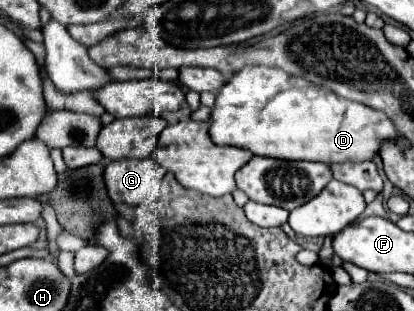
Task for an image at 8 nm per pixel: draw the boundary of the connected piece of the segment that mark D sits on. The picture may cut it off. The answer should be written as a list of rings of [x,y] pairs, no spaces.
[[[243,66],[237,74],[233,74],[225,86],[221,86],[221,90],[217,90],[217,98],[215,98],[215,108],[210,114],[210,119],[205,121],[209,124],[209,136],[215,144],[229,144],[229,146],[239,146],[245,150],[251,150],[257,156],[269,156],[269,158],[281,158],[281,160],[309,160],[309,162],[363,162],[363,160],[373,160],[373,156],[379,152],[379,140],[381,138],[389,138],[395,134],[393,122],[379,110],[373,110],[365,104],[353,102],[353,100],[345,100],[341,96],[335,96],[331,90],[325,90],[321,86],[315,86],[311,82],[303,82],[303,78],[297,76],[289,76],[285,70],[281,68],[267,68],[267,66]]]

